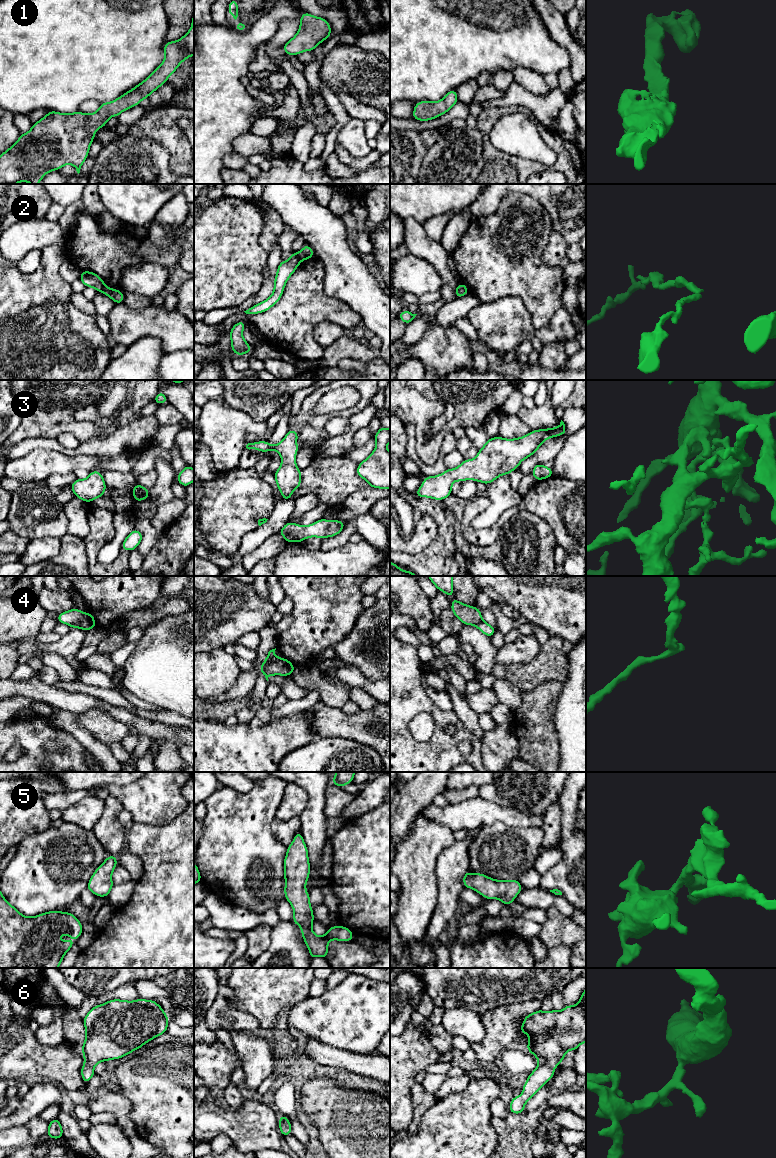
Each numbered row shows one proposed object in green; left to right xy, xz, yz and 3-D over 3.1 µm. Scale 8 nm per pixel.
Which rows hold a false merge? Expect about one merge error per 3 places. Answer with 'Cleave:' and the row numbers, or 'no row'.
Cleave: 2, 4

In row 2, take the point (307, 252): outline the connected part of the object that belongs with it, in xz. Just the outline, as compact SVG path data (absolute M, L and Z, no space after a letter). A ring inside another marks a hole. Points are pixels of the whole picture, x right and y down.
M305 244L305 246L300 251L299 256L301 260L310 259L314 257L314 251L308 244Z

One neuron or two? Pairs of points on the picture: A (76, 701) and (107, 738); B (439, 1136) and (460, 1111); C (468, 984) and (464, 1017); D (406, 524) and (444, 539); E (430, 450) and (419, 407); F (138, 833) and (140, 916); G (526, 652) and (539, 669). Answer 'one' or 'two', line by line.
A: two
B: one
C: two
D: two
E: one
F: one
G: two

